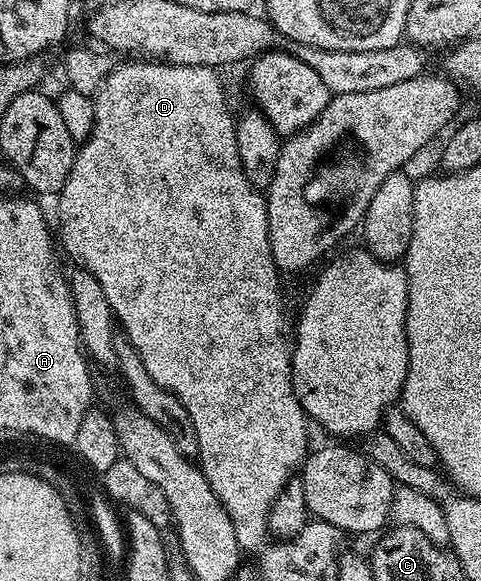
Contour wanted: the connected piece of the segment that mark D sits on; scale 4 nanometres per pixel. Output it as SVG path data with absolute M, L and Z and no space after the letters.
M164 62L129 63L133 64L125 64L114 72L112 69L96 93L93 133L76 149L73 169L56 201L57 212L61 215L59 244L78 260L76 263L80 267L95 274L99 286L103 286L103 294L107 294L116 323L125 327L124 339L136 350L139 358L143 358L147 374L151 374L161 388L175 394L175 398L183 402L187 414L191 414L191 422L199 438L199 467L205 473L205 480L231 518L242 553L257 554L270 539L269 515L273 504L294 479L311 451L311 424L293 389L293 357L290 341L285 341L285 308L281 305L281 284L277 281L279 273L271 254L266 197L249 181L239 162L235 116L229 113L225 88L214 69L181 68L178 64Z

